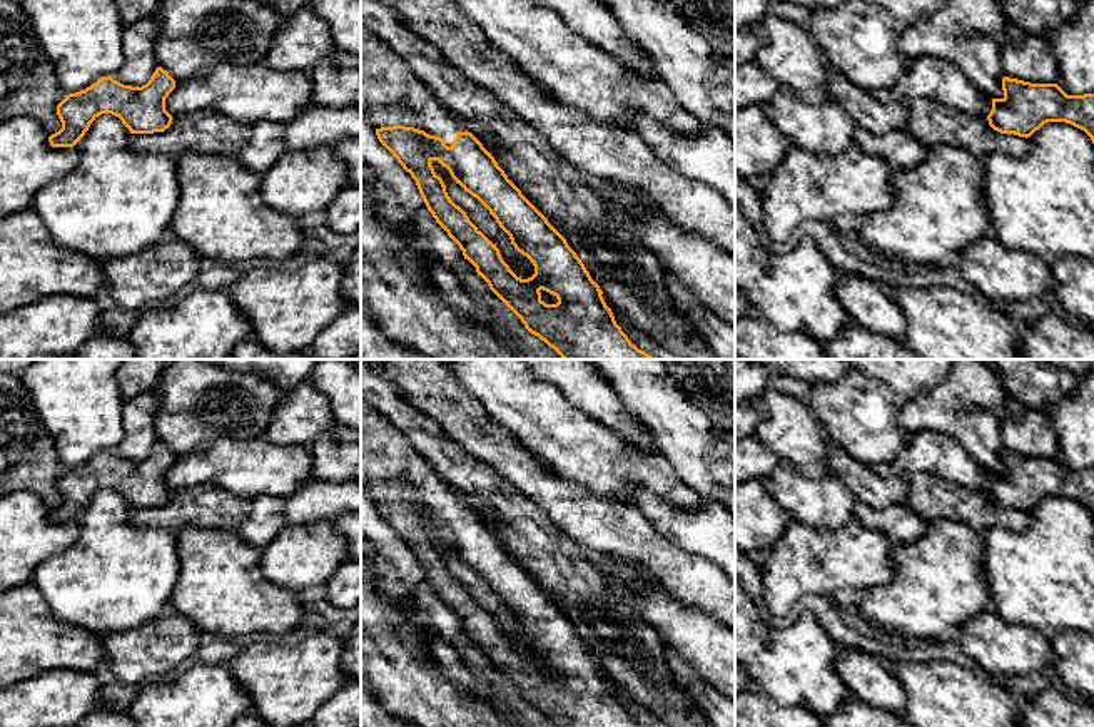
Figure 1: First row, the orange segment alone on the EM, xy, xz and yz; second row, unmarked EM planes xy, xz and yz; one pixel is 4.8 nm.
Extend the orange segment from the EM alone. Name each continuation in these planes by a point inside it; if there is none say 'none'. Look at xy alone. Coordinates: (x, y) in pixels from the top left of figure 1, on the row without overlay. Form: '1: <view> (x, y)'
none

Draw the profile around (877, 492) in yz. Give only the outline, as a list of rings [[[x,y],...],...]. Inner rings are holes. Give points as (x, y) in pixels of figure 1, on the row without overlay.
[[[832,445],[828,451],[828,471],[838,478],[855,496],[874,510],[890,505],[907,505],[909,483],[904,476],[880,476],[872,466],[850,456],[842,448]]]

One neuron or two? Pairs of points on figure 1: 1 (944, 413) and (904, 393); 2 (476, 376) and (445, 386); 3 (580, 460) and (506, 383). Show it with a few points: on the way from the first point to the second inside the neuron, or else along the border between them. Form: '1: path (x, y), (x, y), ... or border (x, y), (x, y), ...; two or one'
1: border (946, 376), (929, 391), (899, 408); two
2: border (453, 376), (485, 410); two
3: path (563, 442), (523, 401); one

